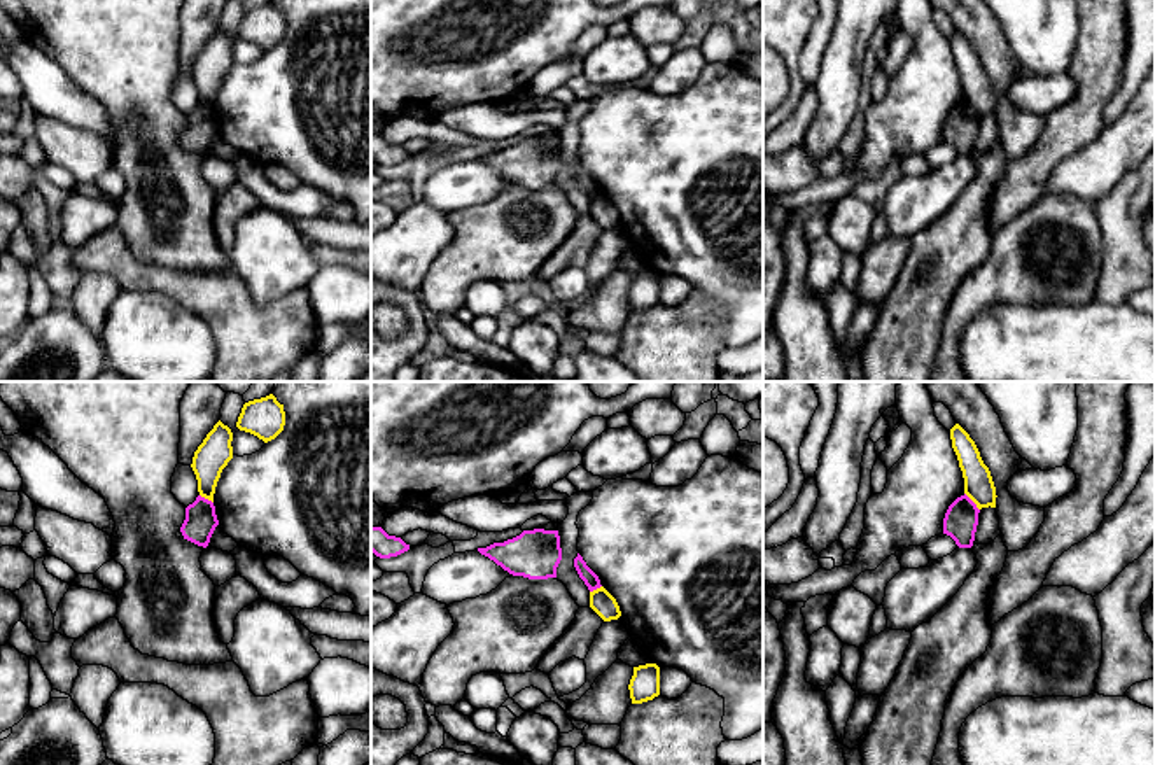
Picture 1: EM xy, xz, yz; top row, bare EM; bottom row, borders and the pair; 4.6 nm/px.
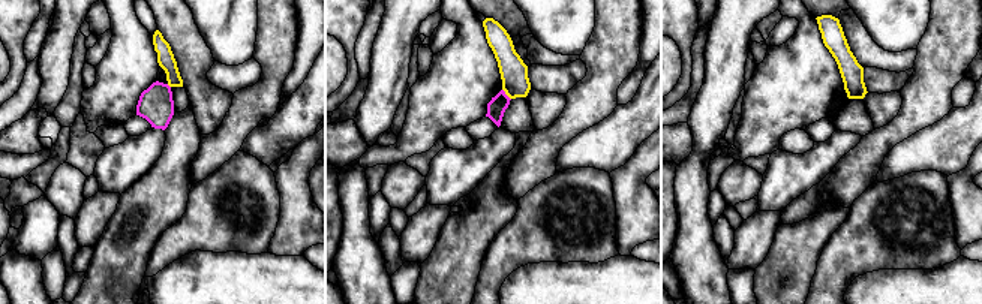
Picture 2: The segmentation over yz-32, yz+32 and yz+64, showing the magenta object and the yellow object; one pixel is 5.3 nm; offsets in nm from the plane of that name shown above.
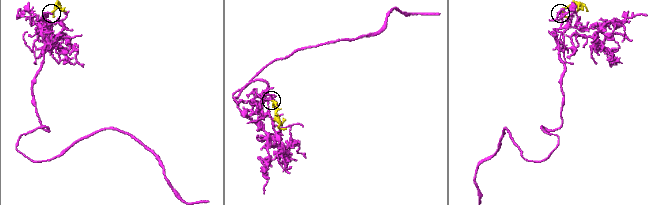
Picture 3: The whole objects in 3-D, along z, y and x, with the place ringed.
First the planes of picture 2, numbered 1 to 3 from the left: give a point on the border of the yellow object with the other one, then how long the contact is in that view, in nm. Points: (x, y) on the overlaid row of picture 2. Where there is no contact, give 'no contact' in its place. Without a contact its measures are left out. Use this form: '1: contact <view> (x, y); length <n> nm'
1: contact yz-32 (168, 86); length 30 nm
2: contact yz+32 (505, 95); length 80 nm
3: no contact

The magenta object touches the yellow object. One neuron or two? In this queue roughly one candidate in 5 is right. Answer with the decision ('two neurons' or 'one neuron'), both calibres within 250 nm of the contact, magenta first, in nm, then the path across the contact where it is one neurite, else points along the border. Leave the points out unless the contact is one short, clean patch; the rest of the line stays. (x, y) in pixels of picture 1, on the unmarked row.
two neurons; 160 nm thick on the magenta side, 140 nm on the other; border along yz (965, 100), (979, 118)

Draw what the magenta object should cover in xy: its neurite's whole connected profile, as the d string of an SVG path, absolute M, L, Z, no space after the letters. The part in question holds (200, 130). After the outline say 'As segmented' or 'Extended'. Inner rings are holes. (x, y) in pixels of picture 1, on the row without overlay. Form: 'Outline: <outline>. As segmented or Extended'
Outline: M198 103L196 109L186 116L186 128L180 140L184 147L206 156L217 133L219 128L214 110Z. As segmented

